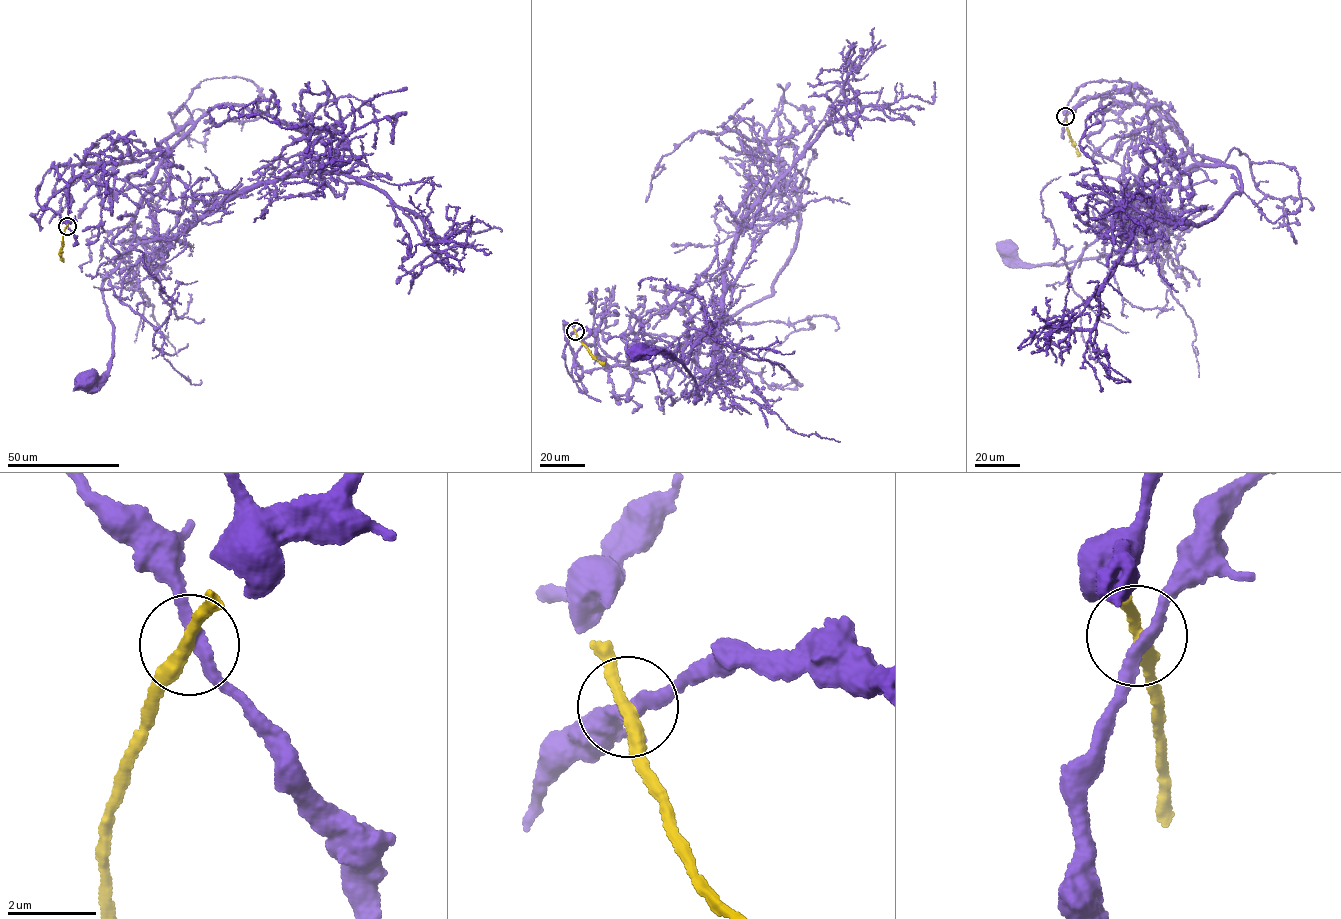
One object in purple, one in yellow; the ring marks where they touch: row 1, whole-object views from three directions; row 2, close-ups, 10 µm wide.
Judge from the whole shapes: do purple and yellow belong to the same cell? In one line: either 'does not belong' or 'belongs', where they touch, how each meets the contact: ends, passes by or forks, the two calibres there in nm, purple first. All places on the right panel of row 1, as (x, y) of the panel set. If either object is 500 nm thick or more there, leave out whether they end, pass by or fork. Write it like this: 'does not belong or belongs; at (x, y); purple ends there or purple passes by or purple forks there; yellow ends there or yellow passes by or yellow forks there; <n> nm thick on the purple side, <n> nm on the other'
belongs; at (1065, 116); purple passes by; yellow passes by; 280 nm thick on the purple side, 280 nm on the other

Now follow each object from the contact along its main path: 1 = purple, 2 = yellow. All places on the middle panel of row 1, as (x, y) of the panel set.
1: (575, 331), (565, 366), (580, 380), (676, 362), (722, 321), (699, 340), (695, 403), (685, 365), (638, 350)
2: (575, 331), (579, 340), (604, 364)

